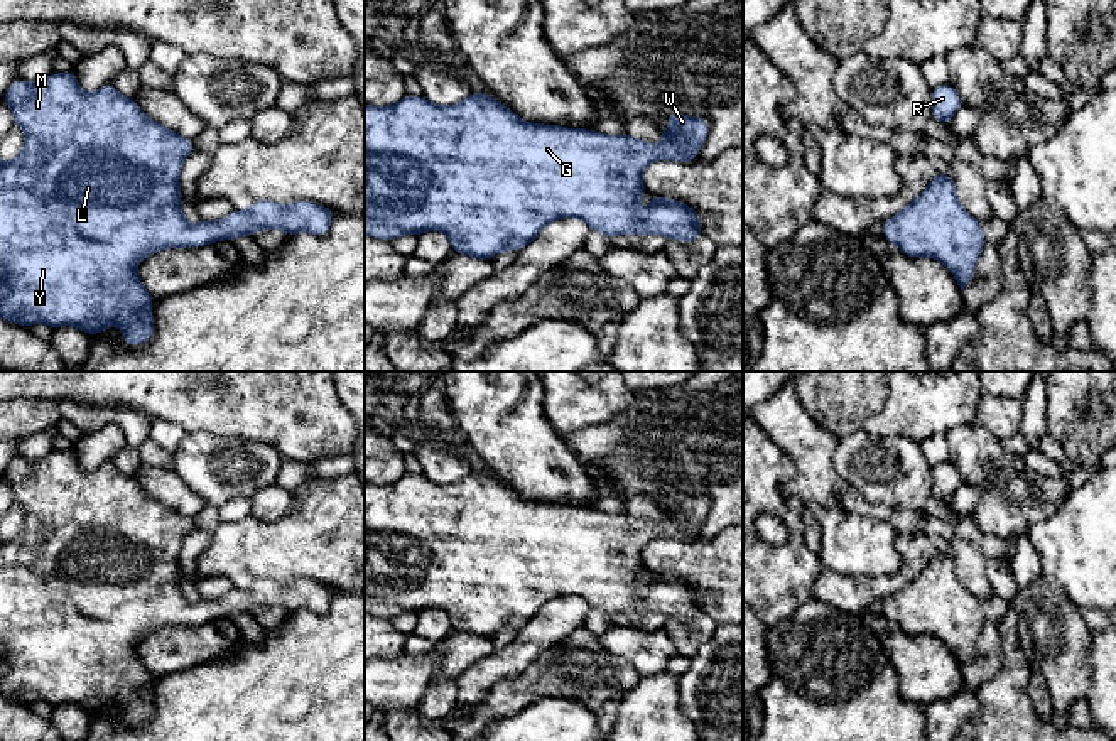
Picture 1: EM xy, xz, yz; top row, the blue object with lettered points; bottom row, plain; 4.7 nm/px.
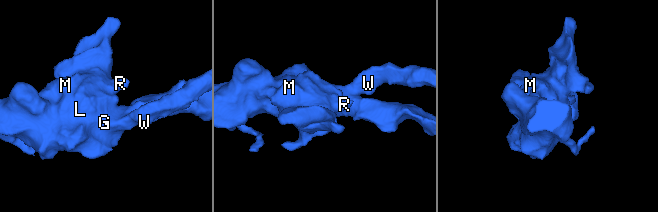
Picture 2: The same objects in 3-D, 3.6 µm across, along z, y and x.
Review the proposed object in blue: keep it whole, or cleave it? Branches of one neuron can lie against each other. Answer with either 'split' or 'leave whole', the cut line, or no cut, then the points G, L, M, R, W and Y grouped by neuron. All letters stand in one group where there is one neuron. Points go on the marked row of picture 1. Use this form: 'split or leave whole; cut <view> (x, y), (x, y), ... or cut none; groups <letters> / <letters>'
leave whole; cut none; groups G L M R W Y

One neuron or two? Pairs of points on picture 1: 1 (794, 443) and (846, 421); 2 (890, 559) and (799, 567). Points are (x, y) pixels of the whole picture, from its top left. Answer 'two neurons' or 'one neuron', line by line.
1: two neurons
2: two neurons

